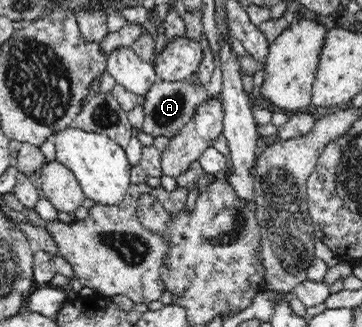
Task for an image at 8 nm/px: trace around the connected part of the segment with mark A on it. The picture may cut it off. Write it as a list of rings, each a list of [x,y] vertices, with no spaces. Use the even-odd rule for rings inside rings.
[[[161,81],[152,84],[148,93],[145,95],[146,102],[143,105],[145,109],[145,118],[141,131],[146,135],[151,135],[154,139],[164,136],[168,139],[175,138],[196,114],[197,108],[204,104],[208,98],[206,88],[198,83],[191,84],[191,81]]]

